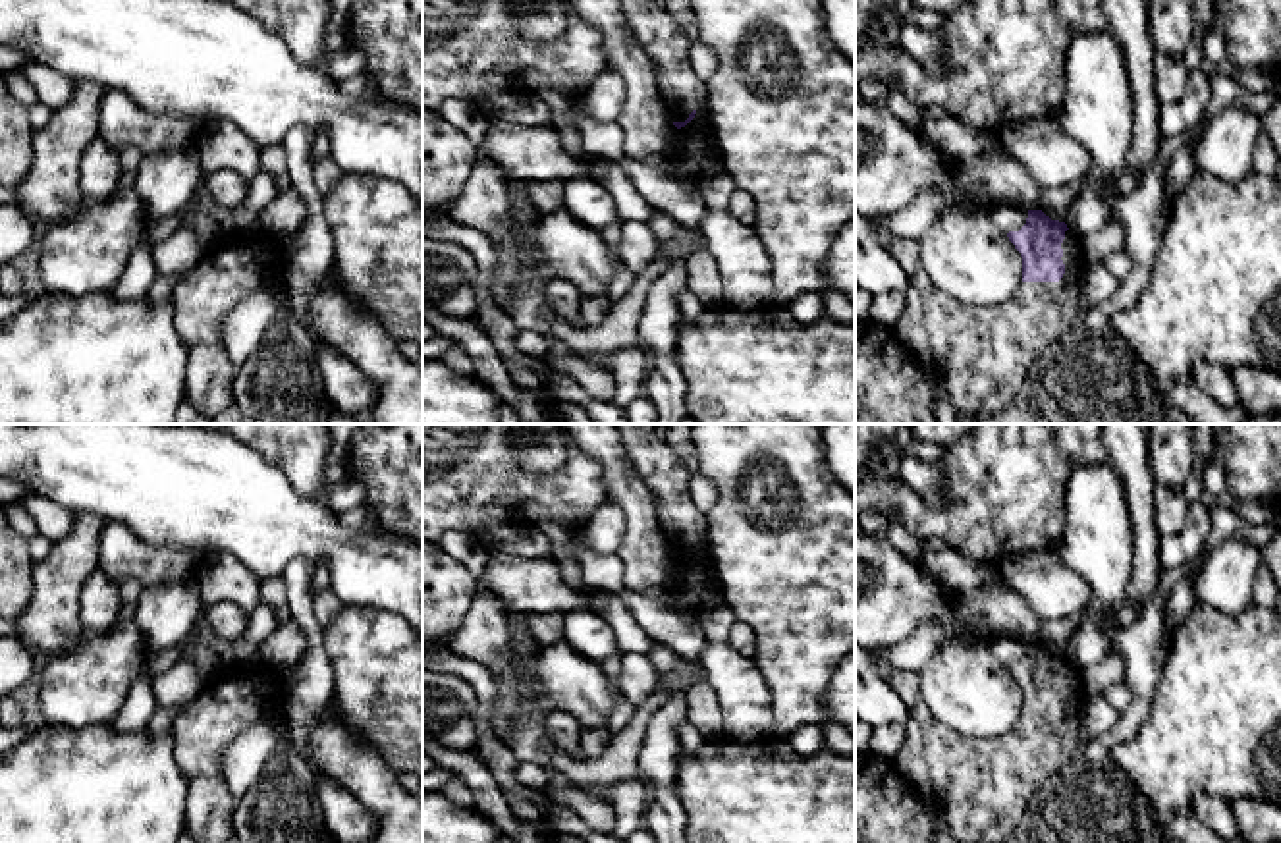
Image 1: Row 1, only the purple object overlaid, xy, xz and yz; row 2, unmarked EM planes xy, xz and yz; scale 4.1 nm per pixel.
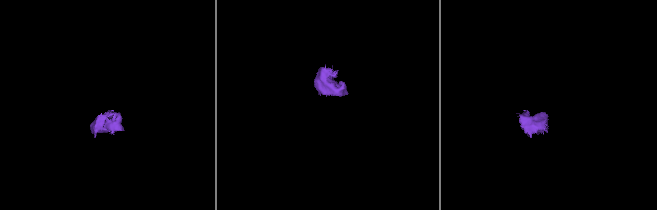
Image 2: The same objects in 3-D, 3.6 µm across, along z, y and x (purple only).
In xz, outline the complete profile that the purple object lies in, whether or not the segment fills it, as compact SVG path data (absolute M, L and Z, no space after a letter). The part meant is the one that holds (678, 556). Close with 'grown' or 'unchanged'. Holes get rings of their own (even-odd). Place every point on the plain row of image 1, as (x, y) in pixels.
M615 424L633 438L627 459L656 498L656 517L677 561L685 559L706 536L706 515L687 498L691 471L658 436L668 424Z; grown

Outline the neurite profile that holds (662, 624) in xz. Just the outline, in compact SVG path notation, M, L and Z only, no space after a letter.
M581 530L573 532L573 542L567 548L567 554L581 563L585 583L602 592L617 594L639 627L654 642L669 646L689 664L698 664L700 652L708 642L700 625L679 613L673 606L648 600L629 590L623 581L623 563L617 554L598 554L590 550L583 540Z

